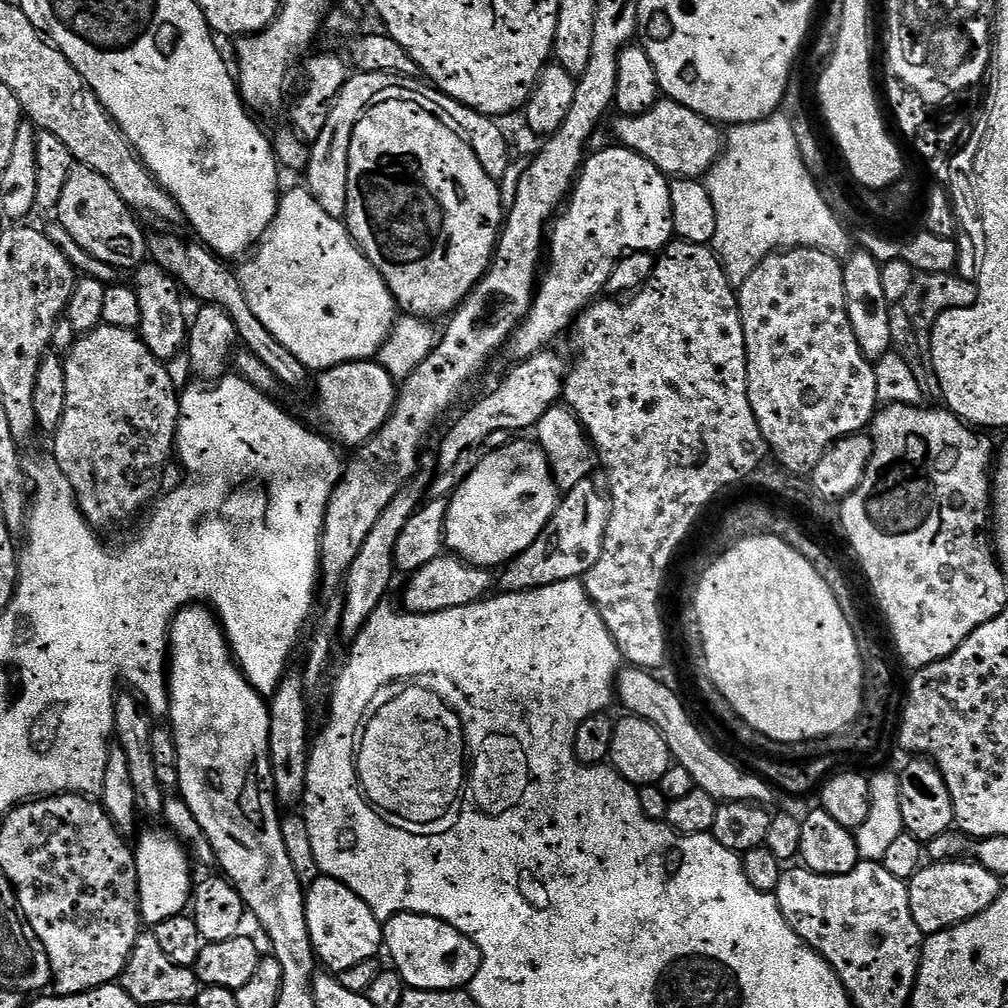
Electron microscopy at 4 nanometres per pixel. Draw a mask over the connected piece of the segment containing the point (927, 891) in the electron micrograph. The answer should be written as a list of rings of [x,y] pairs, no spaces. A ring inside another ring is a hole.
[[[945,858],[935,862],[925,863],[912,879],[907,881],[908,897],[910,898],[910,914],[914,914],[914,922],[918,930],[924,933],[925,937],[933,936],[939,932],[947,932],[949,928],[958,926],[986,910],[999,898],[1002,891],[1002,877],[986,870],[986,866],[977,864],[975,859],[956,860],[960,858]]]

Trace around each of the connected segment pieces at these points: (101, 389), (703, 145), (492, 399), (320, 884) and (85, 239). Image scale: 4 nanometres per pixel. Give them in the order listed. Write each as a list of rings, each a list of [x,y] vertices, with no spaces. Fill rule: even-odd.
[[[101,323],[99,328],[92,332],[85,332],[73,344],[71,350],[66,354],[64,369],[66,370],[66,410],[62,410],[62,422],[58,425],[54,435],[51,437],[51,455],[56,465],[62,470],[62,474],[70,482],[70,486],[76,495],[76,503],[80,505],[80,512],[83,513],[94,529],[116,528],[127,520],[132,520],[140,512],[140,507],[148,500],[148,492],[140,488],[140,476],[160,476],[168,468],[168,463],[173,463],[176,451],[176,431],[180,421],[180,397],[178,387],[172,381],[172,376],[167,372],[165,361],[160,360],[146,346],[146,342],[140,337],[139,331],[131,328],[119,328]]]
[[[667,98],[657,100],[656,105],[648,112],[643,112],[637,116],[617,115],[616,125],[611,125],[613,137],[623,147],[634,150],[638,154],[642,154],[642,158],[646,158],[650,162],[654,162],[654,166],[658,166],[658,170],[663,172],[669,178],[683,178],[685,180],[694,180],[703,177],[715,164],[722,151],[722,132],[713,121],[707,120],[705,116],[700,116],[694,110],[690,110],[686,106],[682,106],[678,102]]]
[[[552,351],[536,352],[527,360],[513,363],[513,368],[505,374],[504,381],[493,392],[474,401],[449,426],[448,433],[441,438],[440,449],[436,452],[436,473],[431,473],[430,476],[430,492],[433,497],[451,497],[462,481],[471,474],[473,463],[481,449],[487,445],[492,431],[504,430],[516,434],[519,433],[519,428],[535,429],[538,418],[542,418],[546,410],[557,407],[569,365],[566,360],[564,364],[563,358]]]
[[[323,874],[307,885],[304,894],[306,926],[312,939],[317,961],[324,964],[329,973],[339,974],[358,966],[358,962],[377,959],[384,948],[384,924],[376,917],[374,910],[342,882]]]
[[[76,164],[70,178],[66,178],[66,186],[62,190],[62,198],[58,198],[55,219],[78,242],[78,246],[96,258],[99,262],[108,263],[117,270],[135,270],[145,263],[148,256],[146,232],[140,229],[137,213],[128,207],[126,202],[94,170],[84,164]]]

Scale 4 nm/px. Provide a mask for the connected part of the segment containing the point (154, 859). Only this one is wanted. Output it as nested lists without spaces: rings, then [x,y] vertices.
[[[152,828],[149,832],[141,831],[139,833],[140,841],[135,841],[134,851],[136,853],[136,869],[138,870],[138,886],[140,887],[140,914],[141,919],[145,925],[155,926],[157,924],[161,924],[162,922],[166,922],[166,918],[174,918],[175,916],[181,915],[189,907],[192,893],[194,891],[194,879],[192,880],[192,864],[188,861],[188,856],[190,858],[190,852],[187,847],[171,831],[163,830],[164,832],[159,832],[158,829]]]

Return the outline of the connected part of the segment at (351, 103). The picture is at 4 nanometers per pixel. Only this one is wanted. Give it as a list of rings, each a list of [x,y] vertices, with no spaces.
[[[356,72],[349,75],[346,86],[332,103],[330,118],[326,118],[326,127],[316,140],[311,141],[306,169],[306,187],[312,193],[318,206],[326,210],[334,219],[343,221],[348,215],[348,163],[350,162],[350,138],[358,118],[367,110],[368,105],[381,99],[390,84],[390,77],[377,72]]]

